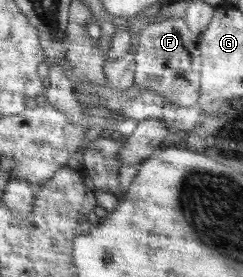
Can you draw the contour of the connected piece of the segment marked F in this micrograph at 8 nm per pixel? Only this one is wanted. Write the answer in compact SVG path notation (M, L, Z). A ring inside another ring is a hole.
M182 17L163 18L148 24L140 33L138 45L133 48L136 61L133 84L139 86L139 92L154 91L155 94L161 94L165 101L178 106L189 107L198 104L202 69L199 48L194 44L198 41L198 36L189 29L188 23Z

